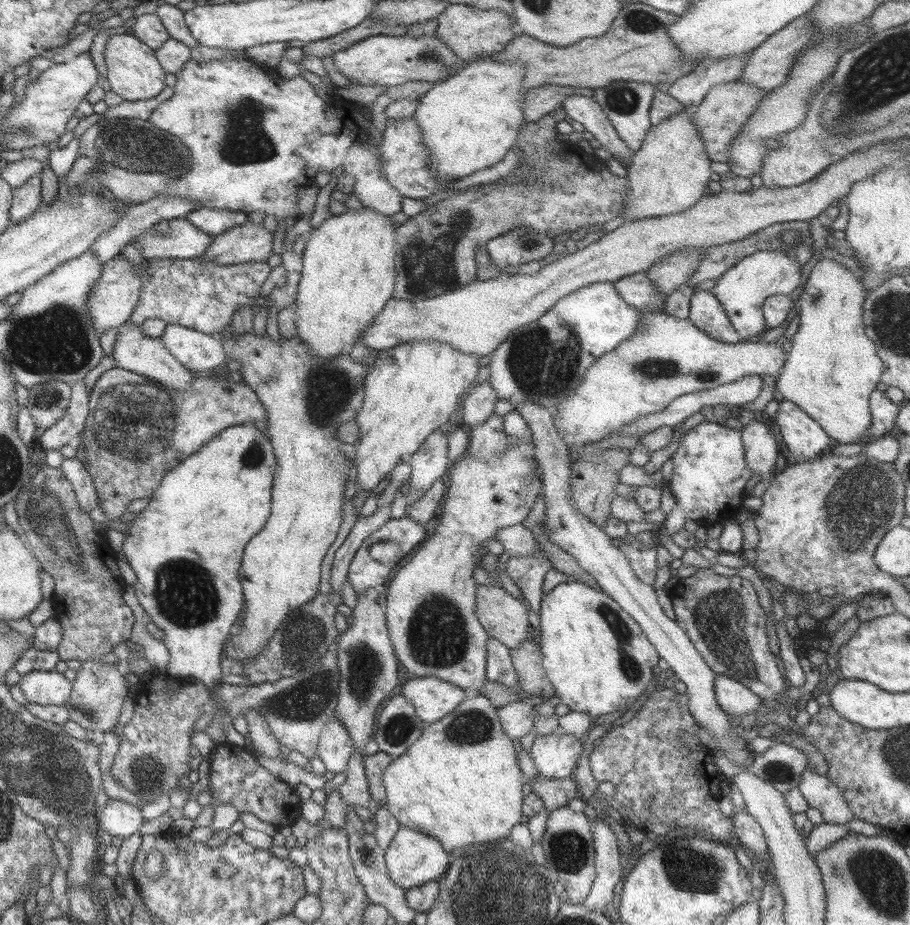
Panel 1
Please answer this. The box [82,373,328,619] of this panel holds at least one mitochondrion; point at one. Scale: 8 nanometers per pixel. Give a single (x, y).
(141, 423)

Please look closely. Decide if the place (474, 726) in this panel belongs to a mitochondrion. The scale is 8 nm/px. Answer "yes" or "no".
yes

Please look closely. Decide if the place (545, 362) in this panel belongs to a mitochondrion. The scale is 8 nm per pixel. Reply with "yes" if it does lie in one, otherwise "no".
yes

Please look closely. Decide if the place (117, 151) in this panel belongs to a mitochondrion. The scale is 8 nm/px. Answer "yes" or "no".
yes

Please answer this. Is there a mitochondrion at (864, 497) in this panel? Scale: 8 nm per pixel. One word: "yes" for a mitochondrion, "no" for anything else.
yes

